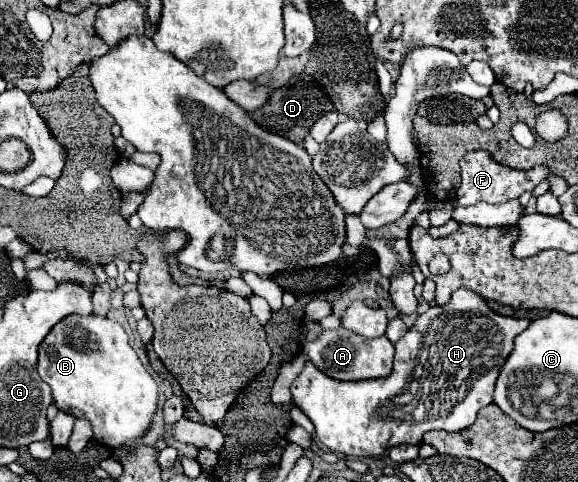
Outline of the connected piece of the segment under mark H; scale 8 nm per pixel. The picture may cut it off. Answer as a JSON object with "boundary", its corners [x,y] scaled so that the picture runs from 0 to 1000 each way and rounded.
{"boundary":[[[804,595],[791,600],[773,633],[746,637],[739,649],[725,654],[718,674],[690,703],[690,712],[683,712],[676,778],[638,790],[580,790],[559,778],[545,757],[531,753],[503,803],[507,836],[545,878],[548,907],[569,936],[607,948],[656,948],[694,919],[725,923],[732,902],[746,890],[798,894],[822,878],[829,849],[853,832],[856,790],[863,766],[888,728],[888,703],[912,674],[915,662],[874,658],[849,645],[839,616],[825,604]]]}

